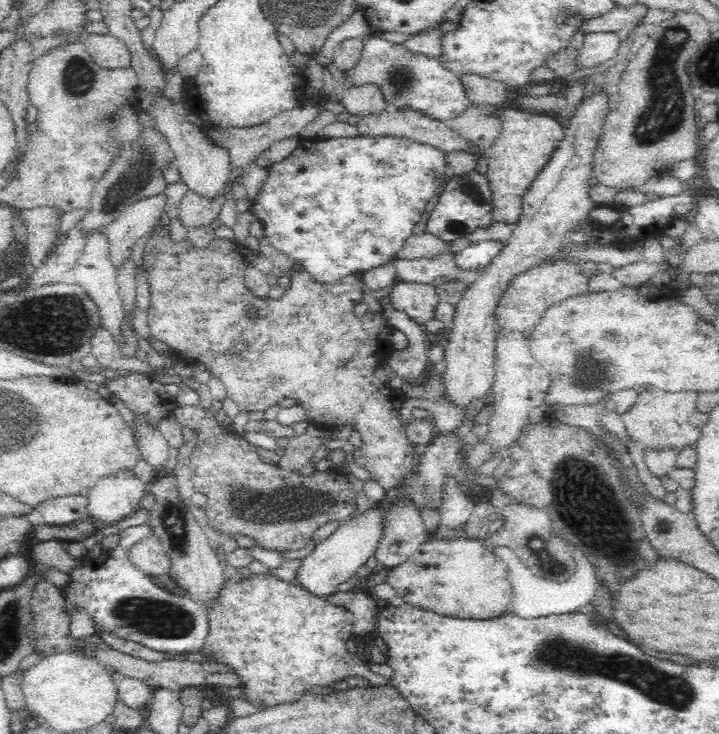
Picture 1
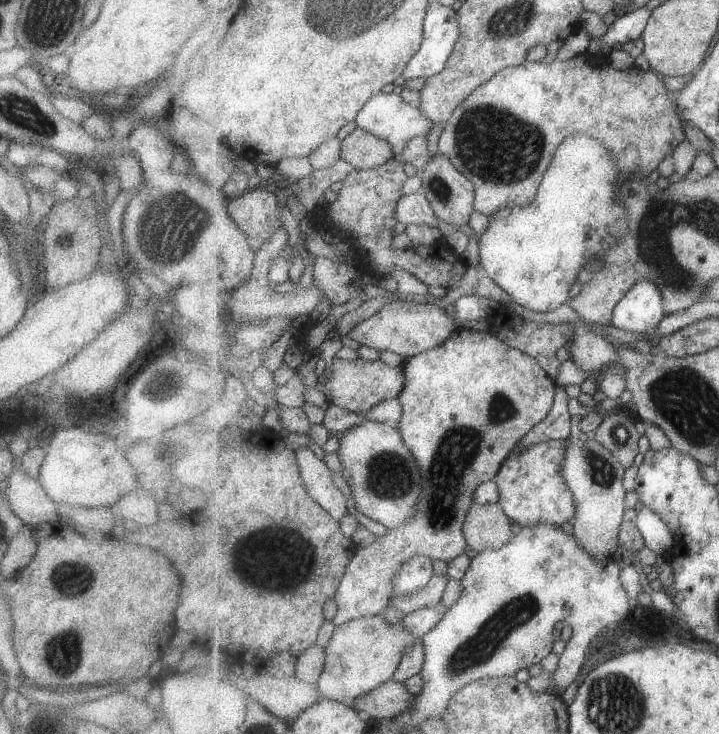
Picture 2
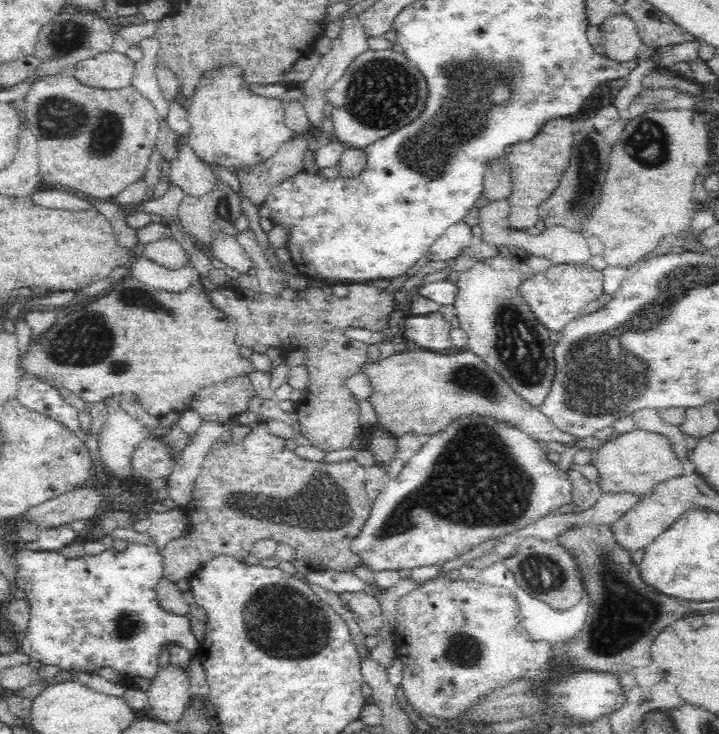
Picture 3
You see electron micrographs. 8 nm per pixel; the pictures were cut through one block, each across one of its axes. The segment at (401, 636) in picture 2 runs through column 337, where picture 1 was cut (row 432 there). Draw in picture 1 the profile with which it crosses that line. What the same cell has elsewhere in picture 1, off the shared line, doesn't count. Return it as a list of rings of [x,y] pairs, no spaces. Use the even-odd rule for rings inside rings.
[[[653,387],[646,388],[638,396],[635,404],[621,414],[628,440],[636,441],[644,448],[674,446],[681,449],[685,446],[696,446],[701,431],[693,426],[690,417],[696,410],[698,395],[694,391],[664,391]]]

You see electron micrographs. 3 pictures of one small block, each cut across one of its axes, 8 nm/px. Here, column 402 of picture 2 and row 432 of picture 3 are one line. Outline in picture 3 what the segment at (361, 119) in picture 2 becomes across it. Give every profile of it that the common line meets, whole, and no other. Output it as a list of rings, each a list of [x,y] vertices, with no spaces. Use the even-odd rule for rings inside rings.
[[[118,396],[105,400],[108,406],[108,416],[97,432],[95,440],[98,444],[98,454],[102,456],[105,470],[112,472],[118,478],[128,478],[133,474],[132,454],[138,444],[145,438],[158,434],[142,421],[132,418],[122,407]]]

